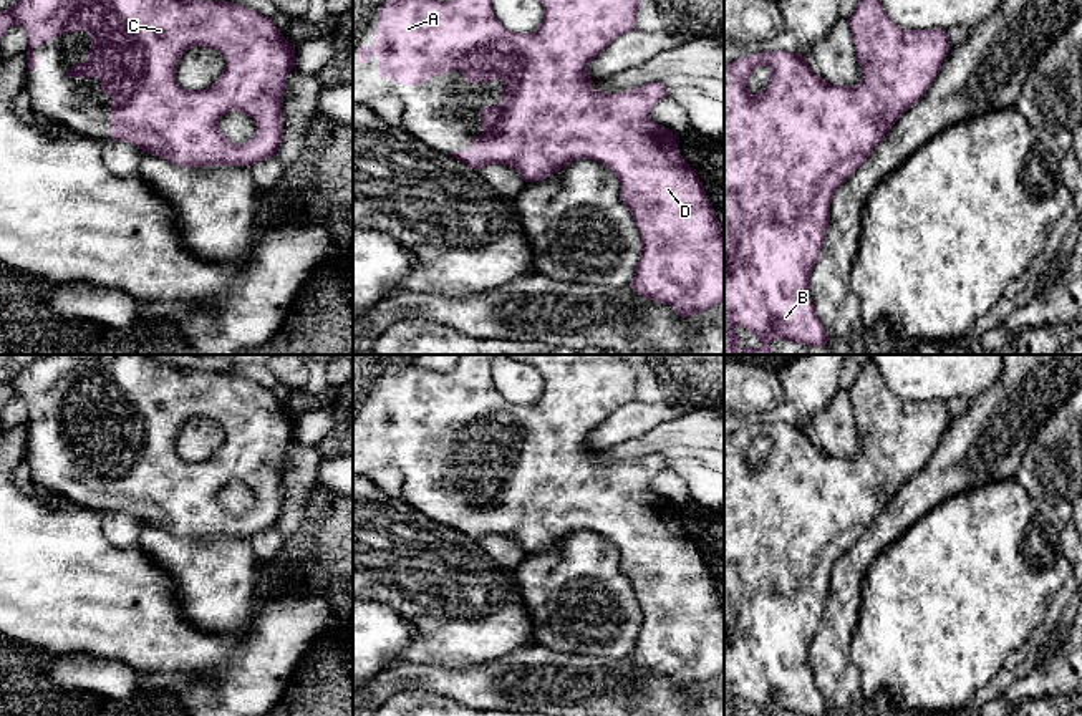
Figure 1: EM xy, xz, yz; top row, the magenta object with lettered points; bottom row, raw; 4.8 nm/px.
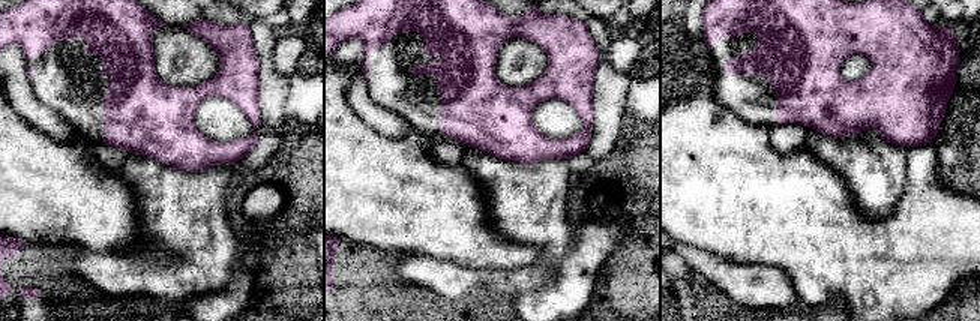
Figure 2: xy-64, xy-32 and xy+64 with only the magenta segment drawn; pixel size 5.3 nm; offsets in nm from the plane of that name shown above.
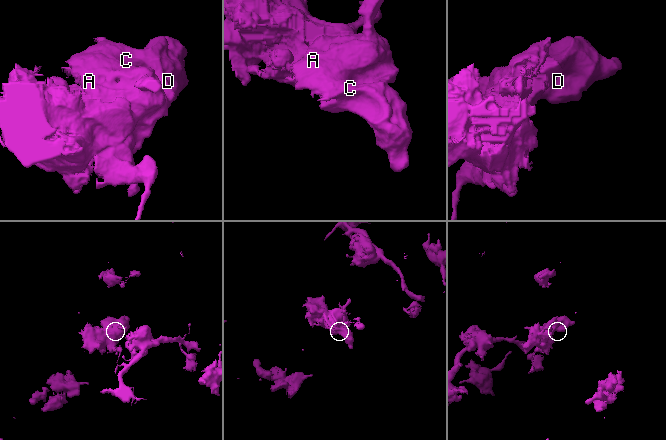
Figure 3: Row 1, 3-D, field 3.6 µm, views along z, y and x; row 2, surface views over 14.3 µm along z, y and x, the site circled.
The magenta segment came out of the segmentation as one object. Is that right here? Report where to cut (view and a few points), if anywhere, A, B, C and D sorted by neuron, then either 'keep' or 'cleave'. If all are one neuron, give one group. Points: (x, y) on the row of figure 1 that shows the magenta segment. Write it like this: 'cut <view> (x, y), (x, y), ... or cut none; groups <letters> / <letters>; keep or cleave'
cut yz (869, 78), (830, 154), (724, 188); groups A C D / B; cleave

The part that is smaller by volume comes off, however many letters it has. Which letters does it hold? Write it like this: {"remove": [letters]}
{"remove": ["B"]}

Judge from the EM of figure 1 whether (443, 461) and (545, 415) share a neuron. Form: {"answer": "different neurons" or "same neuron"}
{"answer": "same neuron"}

